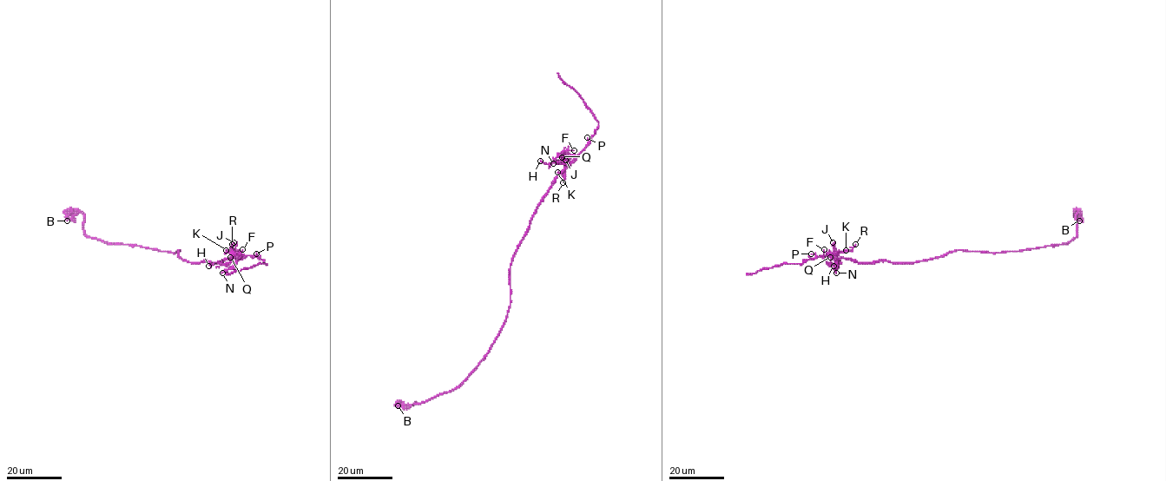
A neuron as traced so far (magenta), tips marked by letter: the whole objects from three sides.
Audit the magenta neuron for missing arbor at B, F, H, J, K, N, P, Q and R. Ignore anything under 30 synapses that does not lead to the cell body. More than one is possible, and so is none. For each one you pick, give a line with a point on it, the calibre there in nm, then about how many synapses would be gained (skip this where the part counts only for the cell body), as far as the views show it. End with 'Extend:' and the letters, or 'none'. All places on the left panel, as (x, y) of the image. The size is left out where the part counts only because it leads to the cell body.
Extend: none

